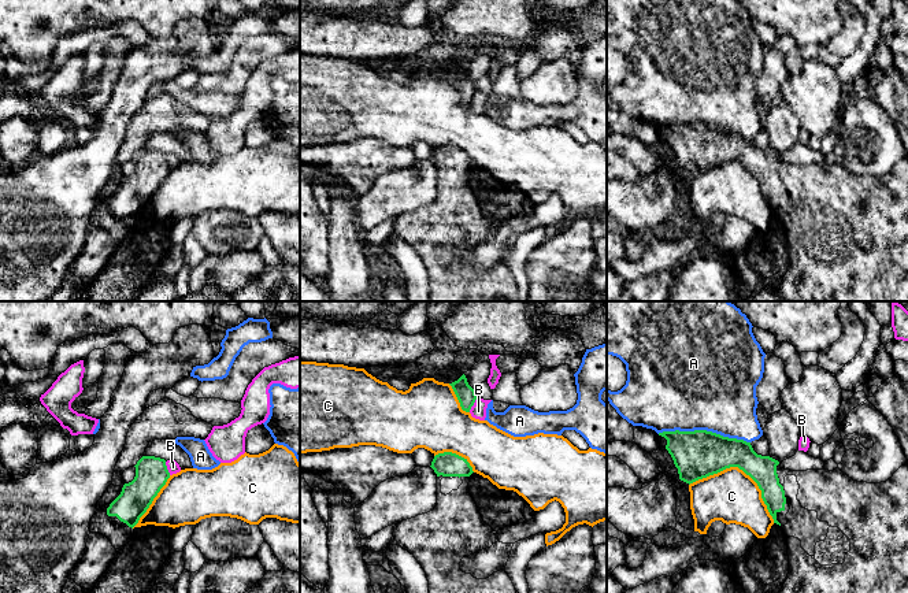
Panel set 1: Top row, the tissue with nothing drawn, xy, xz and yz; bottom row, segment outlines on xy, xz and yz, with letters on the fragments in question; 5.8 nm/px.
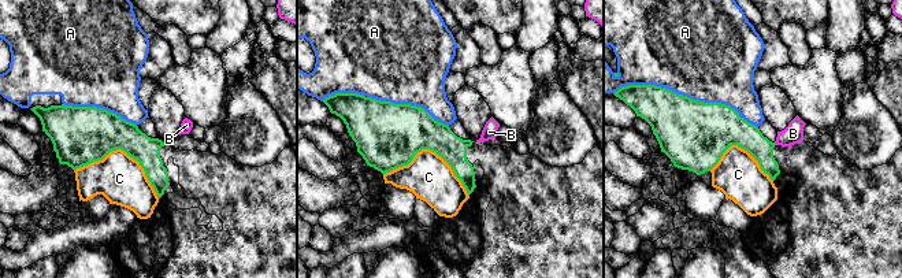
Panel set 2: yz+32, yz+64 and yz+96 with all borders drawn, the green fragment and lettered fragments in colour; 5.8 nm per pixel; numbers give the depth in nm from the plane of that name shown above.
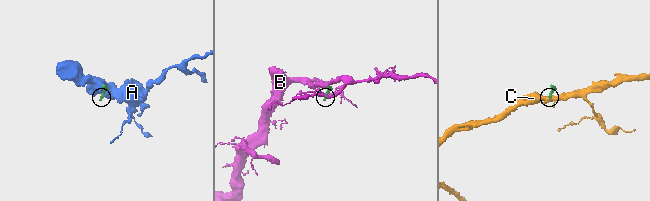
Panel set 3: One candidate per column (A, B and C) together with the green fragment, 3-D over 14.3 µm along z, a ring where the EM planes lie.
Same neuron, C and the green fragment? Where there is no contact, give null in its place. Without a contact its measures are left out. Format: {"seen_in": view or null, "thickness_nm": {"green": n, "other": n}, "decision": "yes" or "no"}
{"seen_in": "yz", "thickness_nm": {"green": 260, "other": 320}, "decision": "no"}

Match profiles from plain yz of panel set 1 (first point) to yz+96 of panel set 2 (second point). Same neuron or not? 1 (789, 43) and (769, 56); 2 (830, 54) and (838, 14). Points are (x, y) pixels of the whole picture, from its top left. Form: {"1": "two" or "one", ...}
{"1": "two", "2": "one"}

